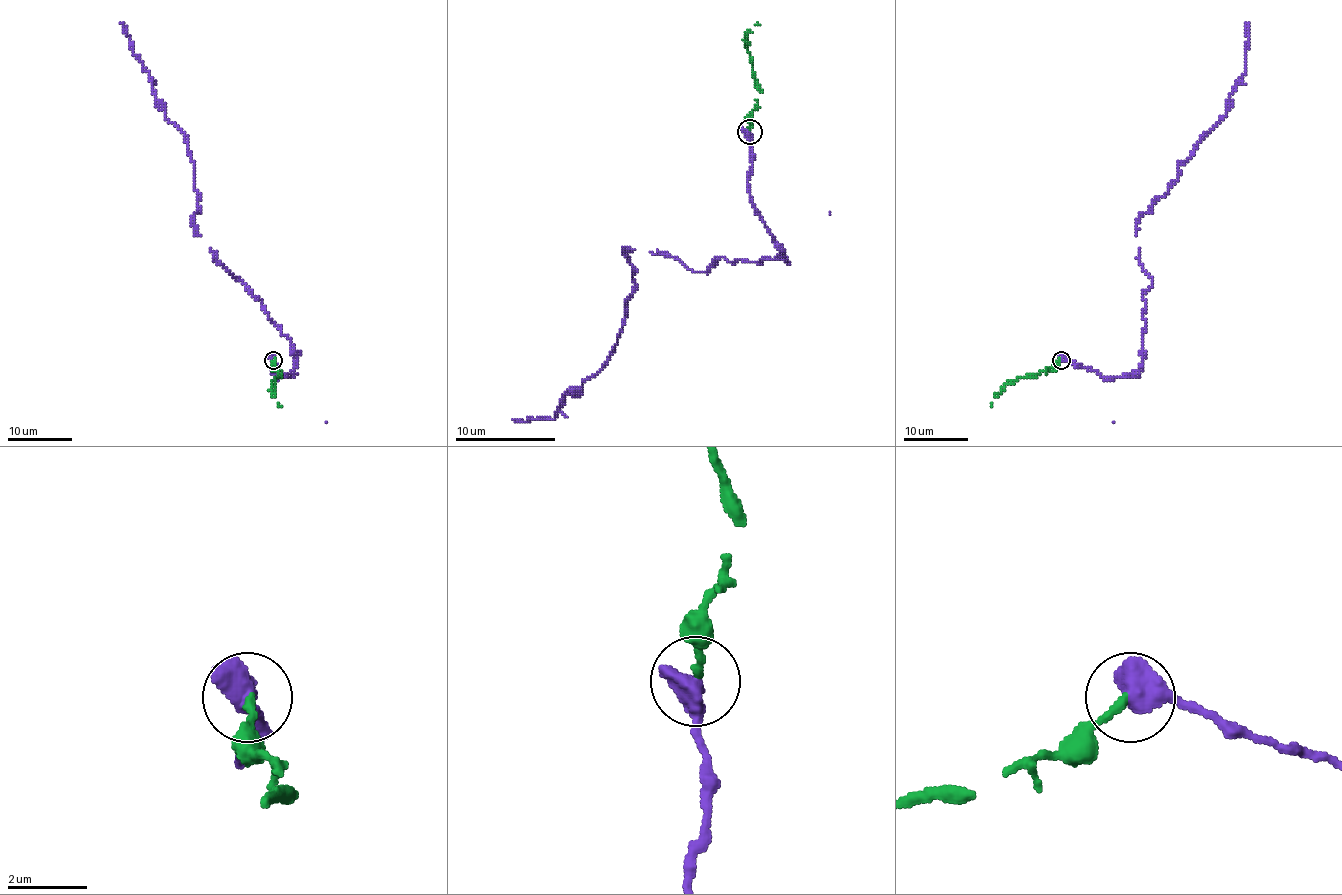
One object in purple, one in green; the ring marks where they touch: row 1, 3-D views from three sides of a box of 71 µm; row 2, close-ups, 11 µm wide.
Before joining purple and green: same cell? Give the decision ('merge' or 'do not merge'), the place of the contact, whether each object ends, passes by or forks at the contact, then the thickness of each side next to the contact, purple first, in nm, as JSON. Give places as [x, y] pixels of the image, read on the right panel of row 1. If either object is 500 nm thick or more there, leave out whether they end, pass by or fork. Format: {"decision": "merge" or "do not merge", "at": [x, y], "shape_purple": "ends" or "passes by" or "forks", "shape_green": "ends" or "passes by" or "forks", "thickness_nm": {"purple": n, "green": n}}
{"decision": "merge", "at": [1061, 360], "thickness_nm": {"purple": 700, "green": 200}}

